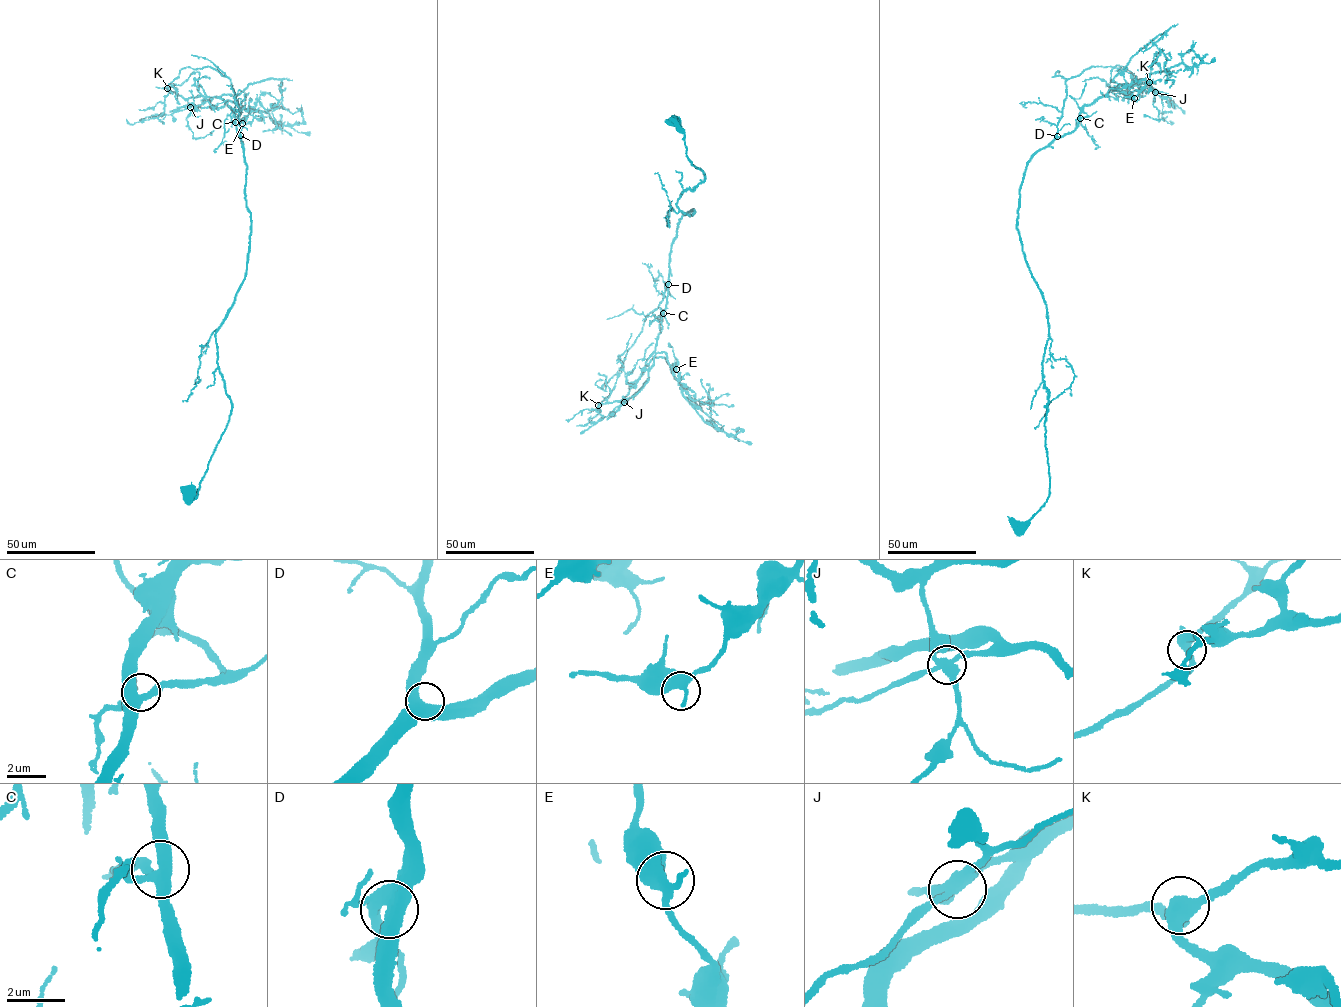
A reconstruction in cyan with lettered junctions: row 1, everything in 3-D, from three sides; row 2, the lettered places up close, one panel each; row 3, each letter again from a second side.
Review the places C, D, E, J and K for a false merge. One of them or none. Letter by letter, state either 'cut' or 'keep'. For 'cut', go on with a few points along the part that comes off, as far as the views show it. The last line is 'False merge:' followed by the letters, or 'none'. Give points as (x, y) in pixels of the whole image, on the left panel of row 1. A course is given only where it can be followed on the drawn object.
C: keep
D: keep
E: keep
J: cut; foreign part runs (189, 107), (219, 107), (229, 101), (293, 126), (301, 123), (301, 105)
K: keep
False merge: J

